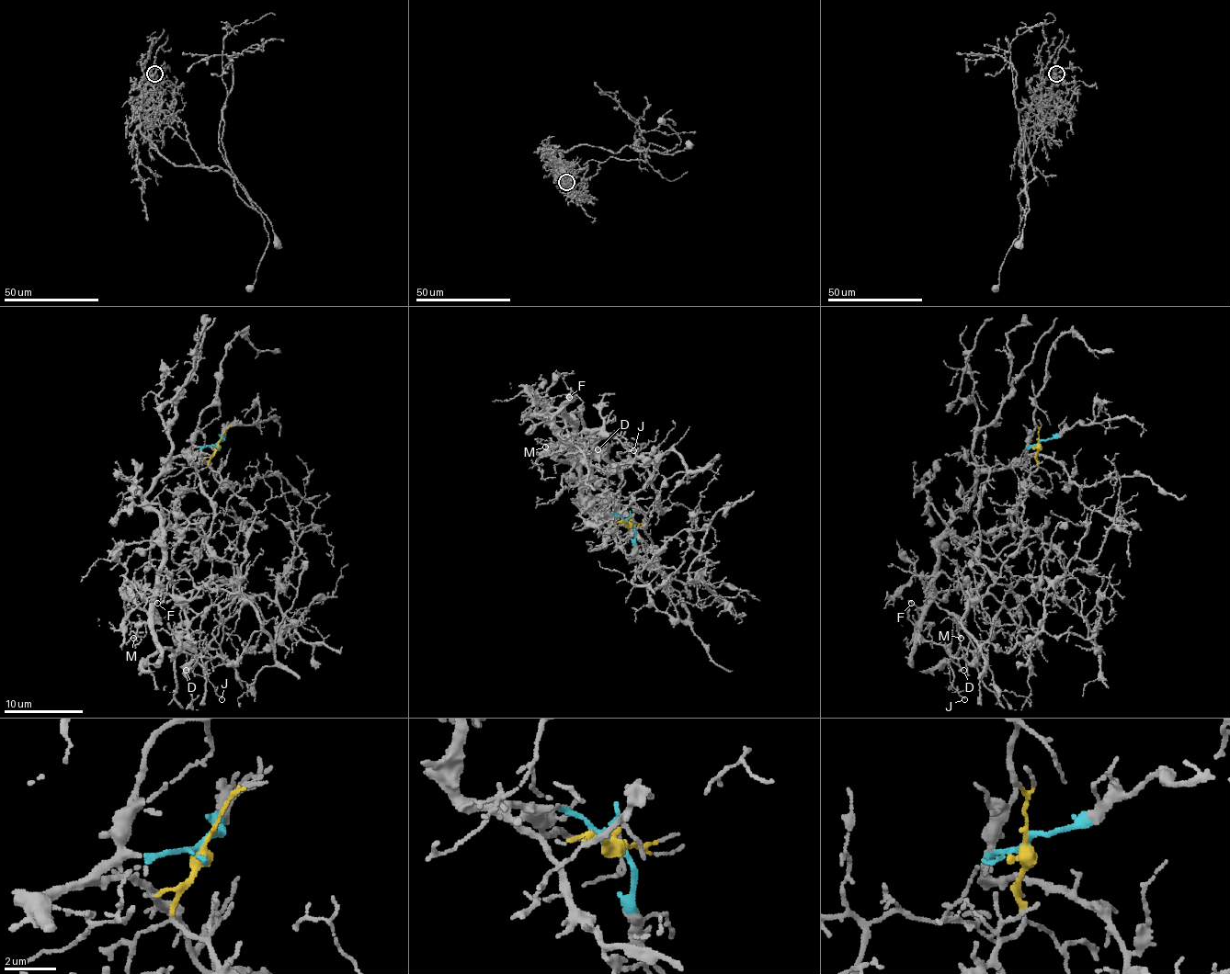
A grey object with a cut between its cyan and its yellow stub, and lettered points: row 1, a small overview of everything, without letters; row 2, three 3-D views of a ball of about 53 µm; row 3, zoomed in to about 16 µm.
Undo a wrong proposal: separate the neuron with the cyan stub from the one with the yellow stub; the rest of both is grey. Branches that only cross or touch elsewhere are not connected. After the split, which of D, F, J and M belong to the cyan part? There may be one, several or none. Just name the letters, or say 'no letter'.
F, M

